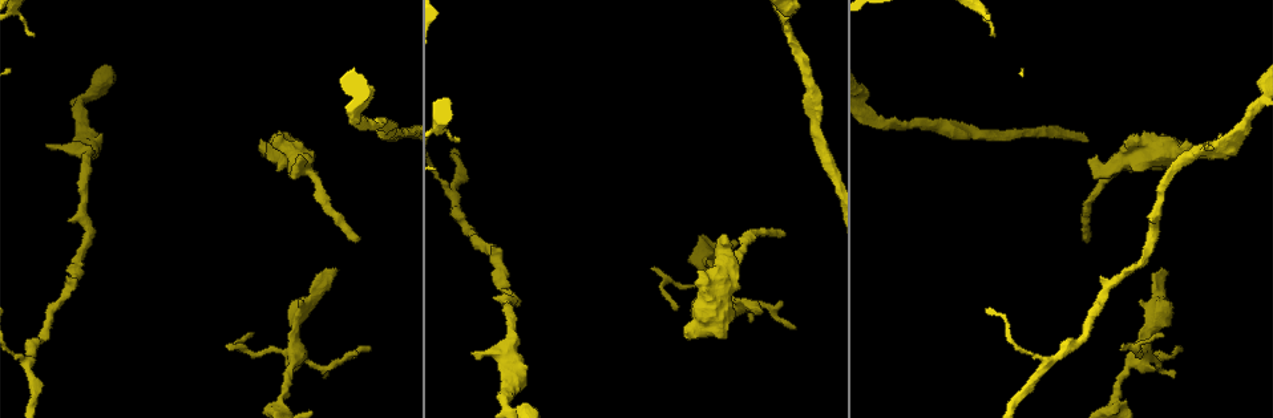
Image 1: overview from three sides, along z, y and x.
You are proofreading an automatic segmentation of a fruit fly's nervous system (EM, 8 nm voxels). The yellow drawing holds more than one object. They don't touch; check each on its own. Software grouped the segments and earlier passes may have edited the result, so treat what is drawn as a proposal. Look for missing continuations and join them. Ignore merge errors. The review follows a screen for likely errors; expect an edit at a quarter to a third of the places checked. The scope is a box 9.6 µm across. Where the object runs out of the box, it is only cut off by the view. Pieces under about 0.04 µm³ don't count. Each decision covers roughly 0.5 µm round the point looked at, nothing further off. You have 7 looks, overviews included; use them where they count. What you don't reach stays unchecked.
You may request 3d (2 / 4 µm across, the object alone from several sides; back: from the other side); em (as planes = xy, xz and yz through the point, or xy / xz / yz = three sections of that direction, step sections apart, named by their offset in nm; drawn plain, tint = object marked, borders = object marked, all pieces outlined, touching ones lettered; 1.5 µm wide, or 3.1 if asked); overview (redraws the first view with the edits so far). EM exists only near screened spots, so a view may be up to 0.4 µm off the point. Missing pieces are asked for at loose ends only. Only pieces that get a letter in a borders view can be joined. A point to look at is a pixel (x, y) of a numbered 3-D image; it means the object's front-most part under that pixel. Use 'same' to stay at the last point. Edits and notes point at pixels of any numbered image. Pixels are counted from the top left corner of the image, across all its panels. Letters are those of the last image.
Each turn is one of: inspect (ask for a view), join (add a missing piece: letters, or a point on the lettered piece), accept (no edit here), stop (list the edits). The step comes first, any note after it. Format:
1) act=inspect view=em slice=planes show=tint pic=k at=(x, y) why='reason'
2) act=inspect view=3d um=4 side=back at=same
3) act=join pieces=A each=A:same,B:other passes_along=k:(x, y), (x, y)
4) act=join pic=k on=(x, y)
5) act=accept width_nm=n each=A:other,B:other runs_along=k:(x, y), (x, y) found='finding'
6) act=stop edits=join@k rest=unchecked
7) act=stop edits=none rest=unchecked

act=inspect view=em slice=planes show=plain pic=1 at=(1087, 162) why='free end'

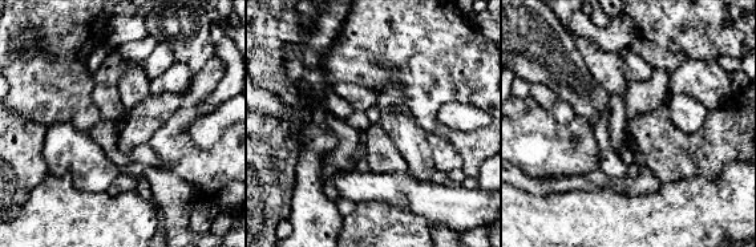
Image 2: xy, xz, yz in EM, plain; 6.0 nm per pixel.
act=inspect view=em slice=planes show=borders at=same why='see the neighbours'

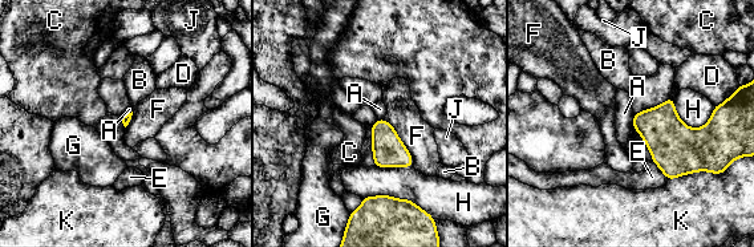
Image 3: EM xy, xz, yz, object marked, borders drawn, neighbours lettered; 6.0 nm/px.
act=accept longest_contact=F:340nm each=A:other,B:other,C:other,D:other,E:other,F:other,G:other,H:other,J:other,K:other found='none of them fits'

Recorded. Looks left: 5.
act=inspect view=3d um=2 pic=1 at=(760, 312) why='branch stops here'

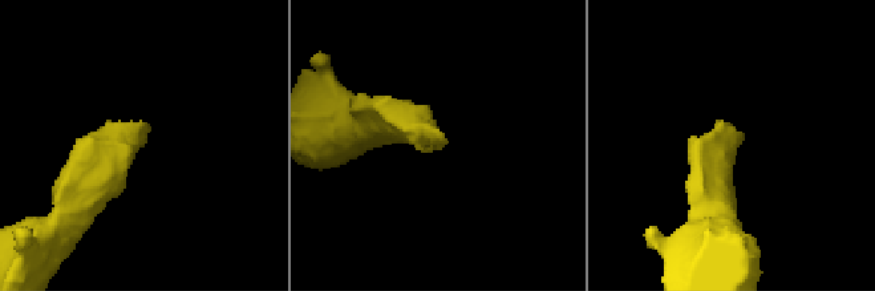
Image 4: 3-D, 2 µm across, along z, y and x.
act=inspect view=em slice=planes show=borders pic=4 at=(149, 131) why='need the tissue'

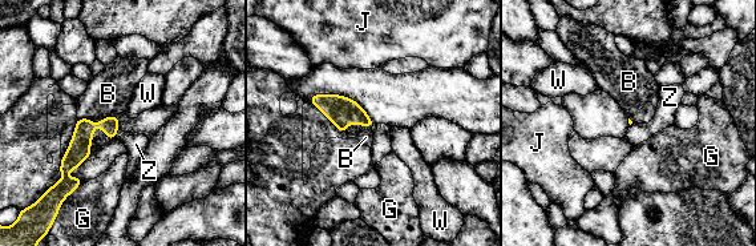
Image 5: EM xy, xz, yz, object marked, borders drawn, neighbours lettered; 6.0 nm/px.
act=join pieces=B each=B:same,G:other,J:other,W:other,Z:other found='the neuron continues'

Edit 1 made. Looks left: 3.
act=inspect view=em slice=yz step=4 show=borders pic=1 at=(48, 144) why='an open end'

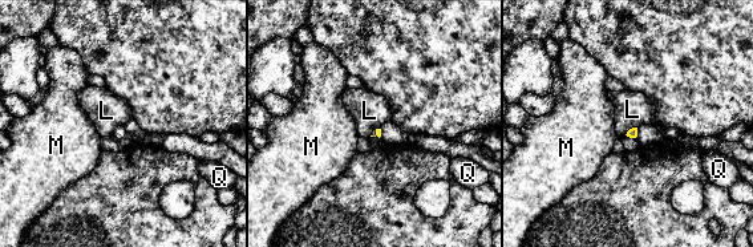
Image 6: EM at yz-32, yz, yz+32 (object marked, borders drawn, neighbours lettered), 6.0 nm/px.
act=inspect view=em slice=planes show=borders at=same why='cut it another way'

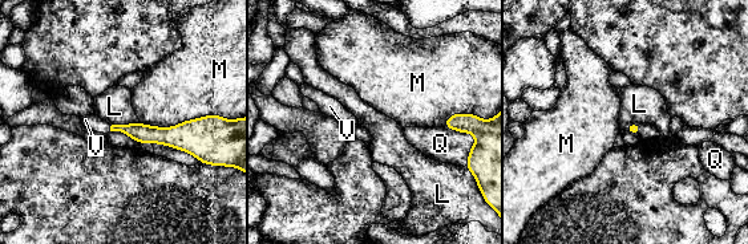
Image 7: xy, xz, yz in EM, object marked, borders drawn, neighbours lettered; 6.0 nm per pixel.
act=join pieces=V each=L:other,M:other,Q:other,V:same passes_along=7:(138, 131), (110, 129), (93, 122) found='it goes on there'

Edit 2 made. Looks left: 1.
act=stop edits=join@5,join@7 rest=unchecked

